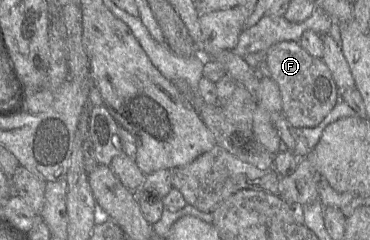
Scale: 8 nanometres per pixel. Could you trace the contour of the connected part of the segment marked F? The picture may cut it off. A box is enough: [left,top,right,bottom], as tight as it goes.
[265,41,339,128]

